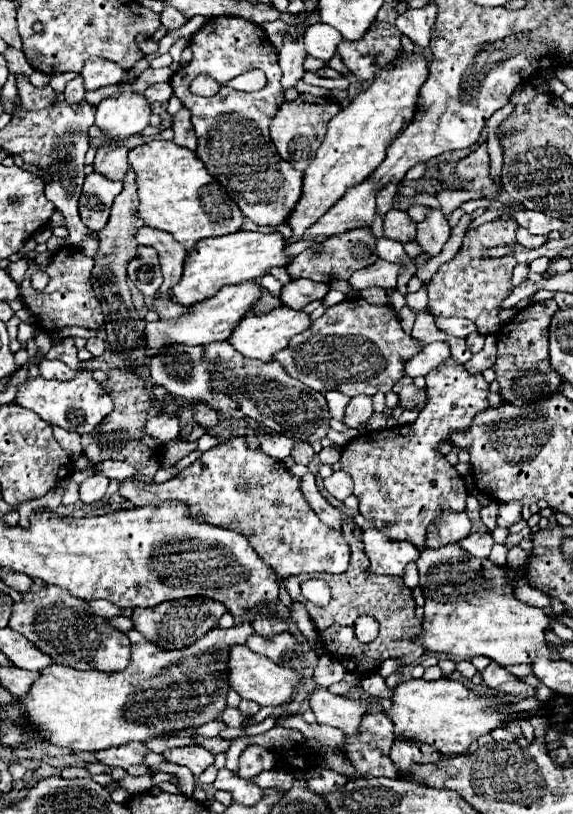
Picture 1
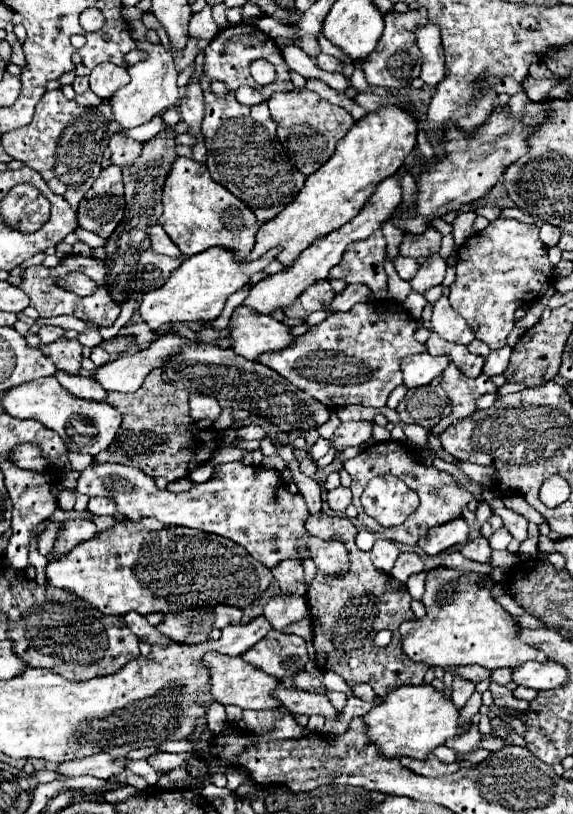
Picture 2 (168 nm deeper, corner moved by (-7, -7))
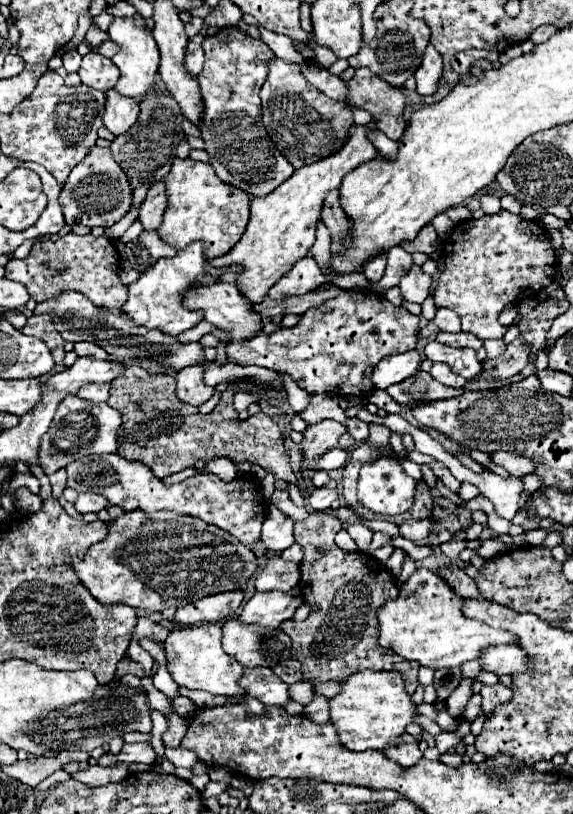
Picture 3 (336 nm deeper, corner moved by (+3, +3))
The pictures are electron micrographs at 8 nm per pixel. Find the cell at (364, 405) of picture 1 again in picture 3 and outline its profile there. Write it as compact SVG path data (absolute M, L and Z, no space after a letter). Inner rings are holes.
M322 420L318 424L308 426L302 440L302 454L308 462L316 460L324 452L336 448L338 438L346 432L346 426L334 420Z

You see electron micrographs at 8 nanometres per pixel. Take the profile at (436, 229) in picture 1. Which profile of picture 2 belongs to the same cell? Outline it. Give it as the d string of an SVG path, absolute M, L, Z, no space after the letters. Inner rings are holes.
M440 254L430 256L418 270L418 274L410 280L412 290L424 294L424 290L428 290L430 286L438 286L442 284L446 274L446 260Z

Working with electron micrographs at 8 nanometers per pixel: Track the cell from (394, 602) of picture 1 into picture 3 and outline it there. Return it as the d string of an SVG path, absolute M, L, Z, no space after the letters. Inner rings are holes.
M336 544L322 546L326 548L326 554L318 554L314 546L308 546L304 550L302 558L302 578L300 586L304 592L304 600L314 600L320 604L320 610L312 612L304 622L294 622L286 620L280 628L292 638L292 658L302 664L302 680L316 684L316 682L328 682L336 680L342 682L350 674L370 668L370 670L394 670L400 672L404 678L404 686L408 686L408 694L414 694L418 686L418 662L408 662L400 658L398 654L392 654L392 650L384 650L378 644L378 620L376 620L376 610L388 600L398 596L398 586L396 578L372 556L364 552L344 552Z

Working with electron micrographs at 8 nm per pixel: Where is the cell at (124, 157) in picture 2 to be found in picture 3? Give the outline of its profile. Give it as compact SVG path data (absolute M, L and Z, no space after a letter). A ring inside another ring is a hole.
M116 90L106 92L106 110L104 110L104 126L118 134L124 134L138 120L138 102L132 98L124 98L116 94Z

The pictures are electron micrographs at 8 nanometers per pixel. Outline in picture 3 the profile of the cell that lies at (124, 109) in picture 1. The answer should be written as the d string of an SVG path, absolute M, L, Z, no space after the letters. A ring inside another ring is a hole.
M136 14L130 18L114 18L110 28L108 28L108 36L112 42L120 44L120 50L112 56L112 62L120 68L120 80L116 84L116 90L124 96L130 98L144 98L144 94L148 94L150 88L156 86L156 74L158 74L158 46L156 40L152 38L152 30L146 26L146 20Z

